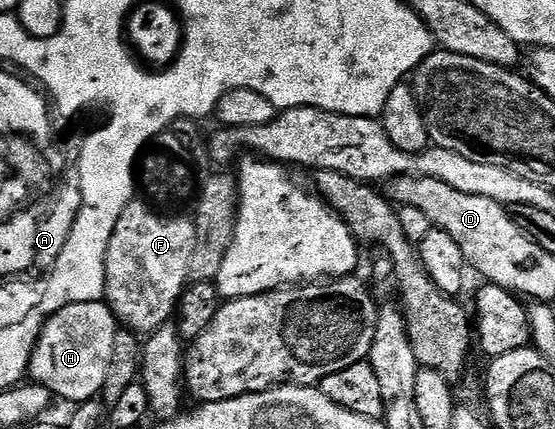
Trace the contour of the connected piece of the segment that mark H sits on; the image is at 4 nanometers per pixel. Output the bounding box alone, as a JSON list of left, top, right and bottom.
[28,302,118,405]

